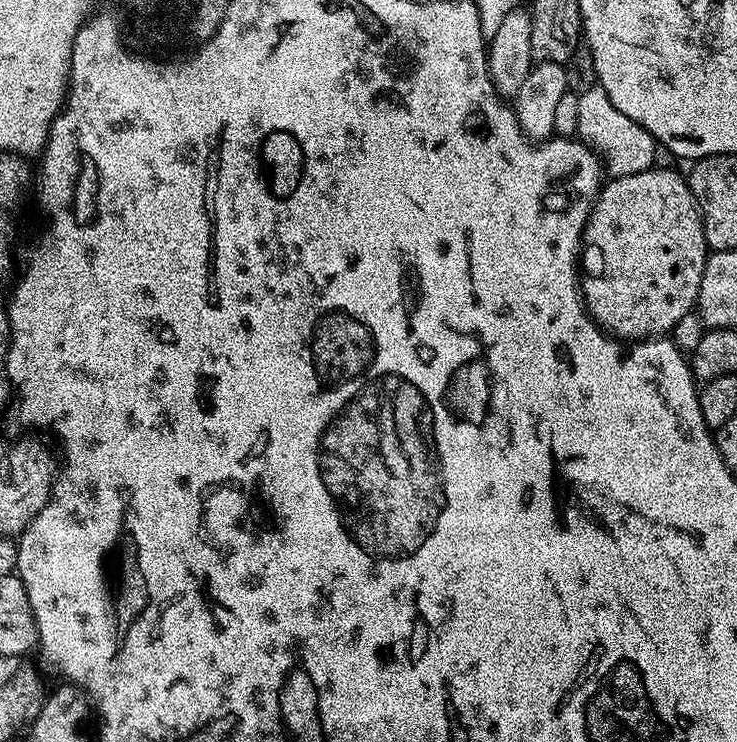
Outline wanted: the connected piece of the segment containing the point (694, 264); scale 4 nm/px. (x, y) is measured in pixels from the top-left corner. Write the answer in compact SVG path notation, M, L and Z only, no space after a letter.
M653 166L647 172L609 179L601 187L600 196L592 205L592 213L584 228L578 257L582 269L582 299L588 315L609 336L624 342L663 337L671 333L683 315L697 307L702 274L710 255L700 209L688 189L687 179L660 167Z

